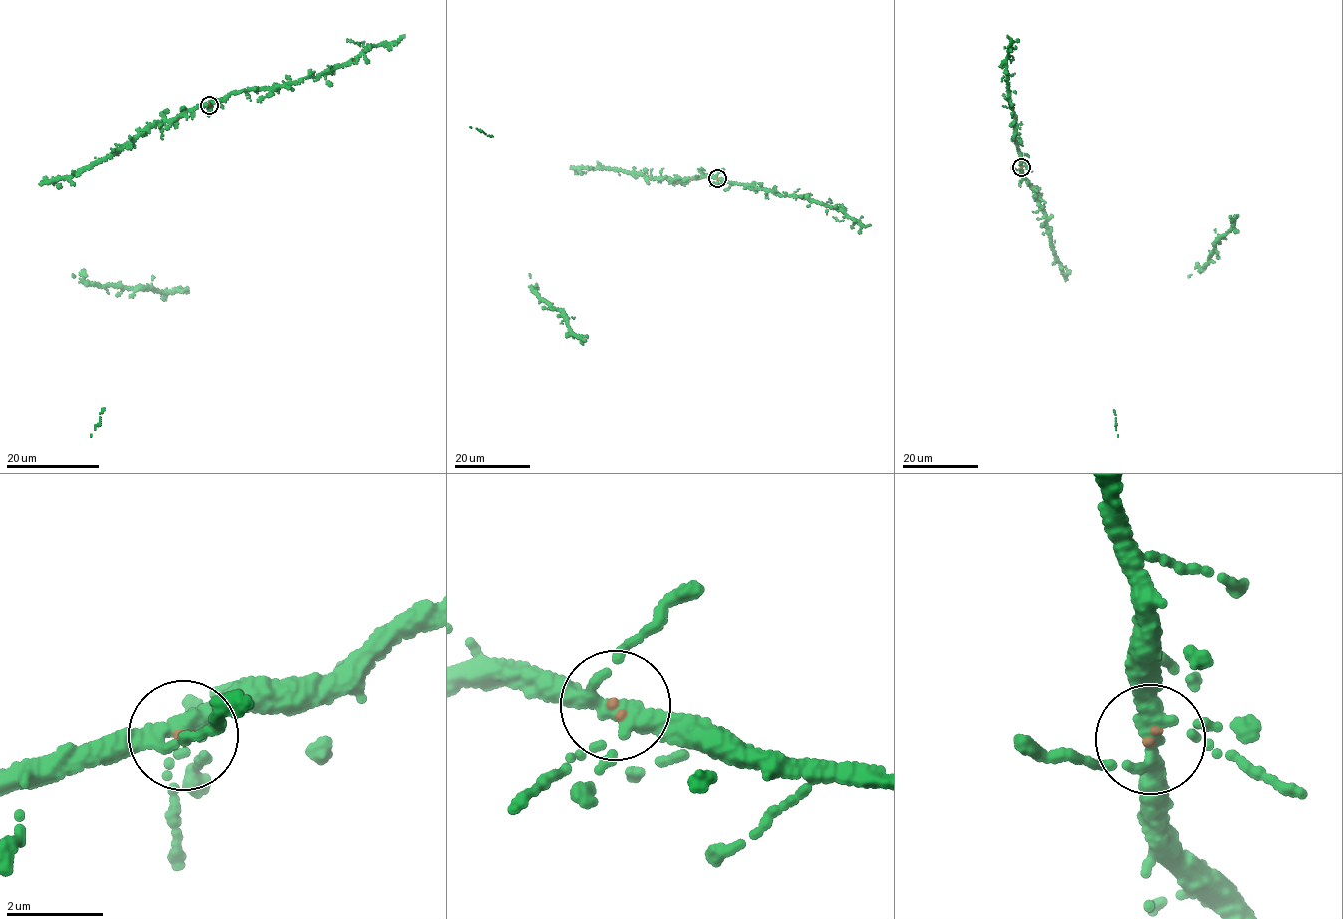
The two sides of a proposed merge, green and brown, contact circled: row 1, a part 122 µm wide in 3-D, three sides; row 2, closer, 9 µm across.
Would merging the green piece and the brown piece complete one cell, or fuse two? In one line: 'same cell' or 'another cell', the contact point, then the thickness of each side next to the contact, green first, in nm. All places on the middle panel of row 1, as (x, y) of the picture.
same cell; place (717, 178); calibres 380 and 130 nm

